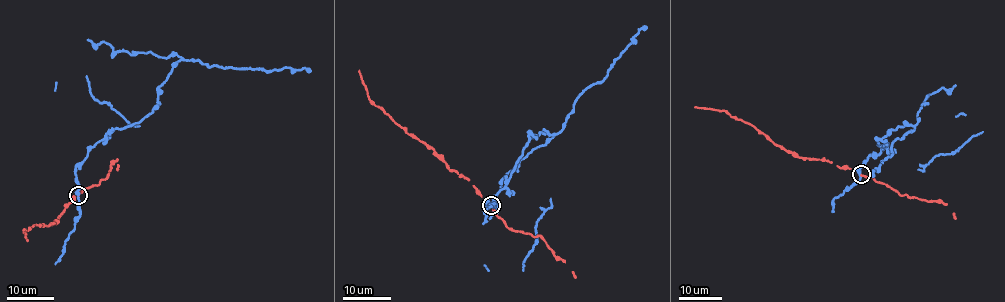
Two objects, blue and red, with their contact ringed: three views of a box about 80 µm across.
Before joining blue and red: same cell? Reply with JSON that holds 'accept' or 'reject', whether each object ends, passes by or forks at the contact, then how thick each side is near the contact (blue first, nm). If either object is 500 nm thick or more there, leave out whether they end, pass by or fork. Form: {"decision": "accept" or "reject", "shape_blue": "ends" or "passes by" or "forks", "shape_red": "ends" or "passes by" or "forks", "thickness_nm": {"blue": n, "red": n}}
{"decision": "reject", "shape_blue": "passes by", "shape_red": "ends", "thickness_nm": {"blue": 260, "red": 160}}

